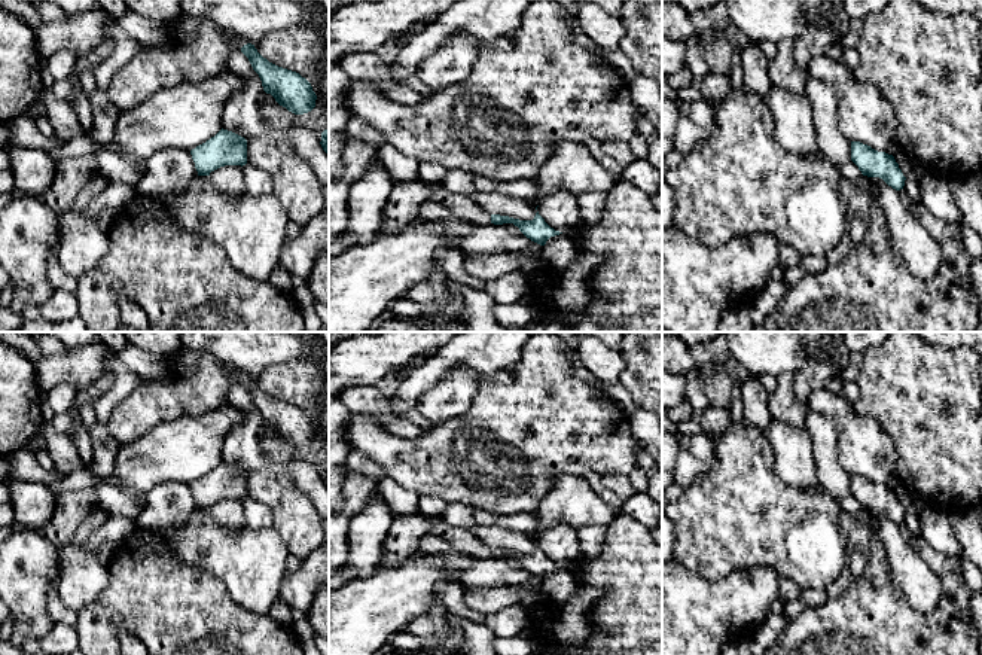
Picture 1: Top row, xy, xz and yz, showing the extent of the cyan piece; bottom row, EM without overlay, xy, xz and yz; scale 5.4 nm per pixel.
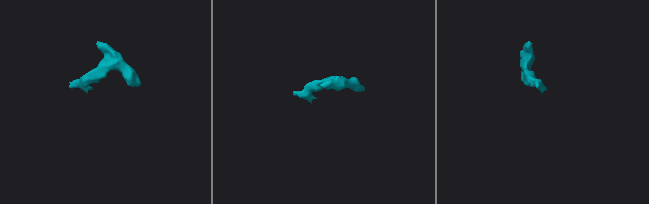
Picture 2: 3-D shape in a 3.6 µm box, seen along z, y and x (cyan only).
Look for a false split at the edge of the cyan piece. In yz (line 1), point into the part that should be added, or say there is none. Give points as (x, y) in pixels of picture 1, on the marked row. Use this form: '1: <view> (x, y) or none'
1: none

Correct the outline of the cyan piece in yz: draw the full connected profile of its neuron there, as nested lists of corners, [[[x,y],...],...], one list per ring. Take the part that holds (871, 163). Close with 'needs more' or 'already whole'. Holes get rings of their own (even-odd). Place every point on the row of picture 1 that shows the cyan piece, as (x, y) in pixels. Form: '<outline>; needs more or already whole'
[[[851,141],[851,161],[863,176],[879,177],[893,189],[903,189],[906,177],[893,155],[878,152],[860,141]]]; already whole

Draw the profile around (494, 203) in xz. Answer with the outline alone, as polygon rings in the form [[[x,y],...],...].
[[[475,191],[470,198],[490,214],[533,220],[537,210],[524,198],[513,198],[500,192]]]

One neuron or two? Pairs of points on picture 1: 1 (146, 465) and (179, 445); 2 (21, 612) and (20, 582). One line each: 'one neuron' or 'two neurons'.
1: one neuron
2: one neuron

